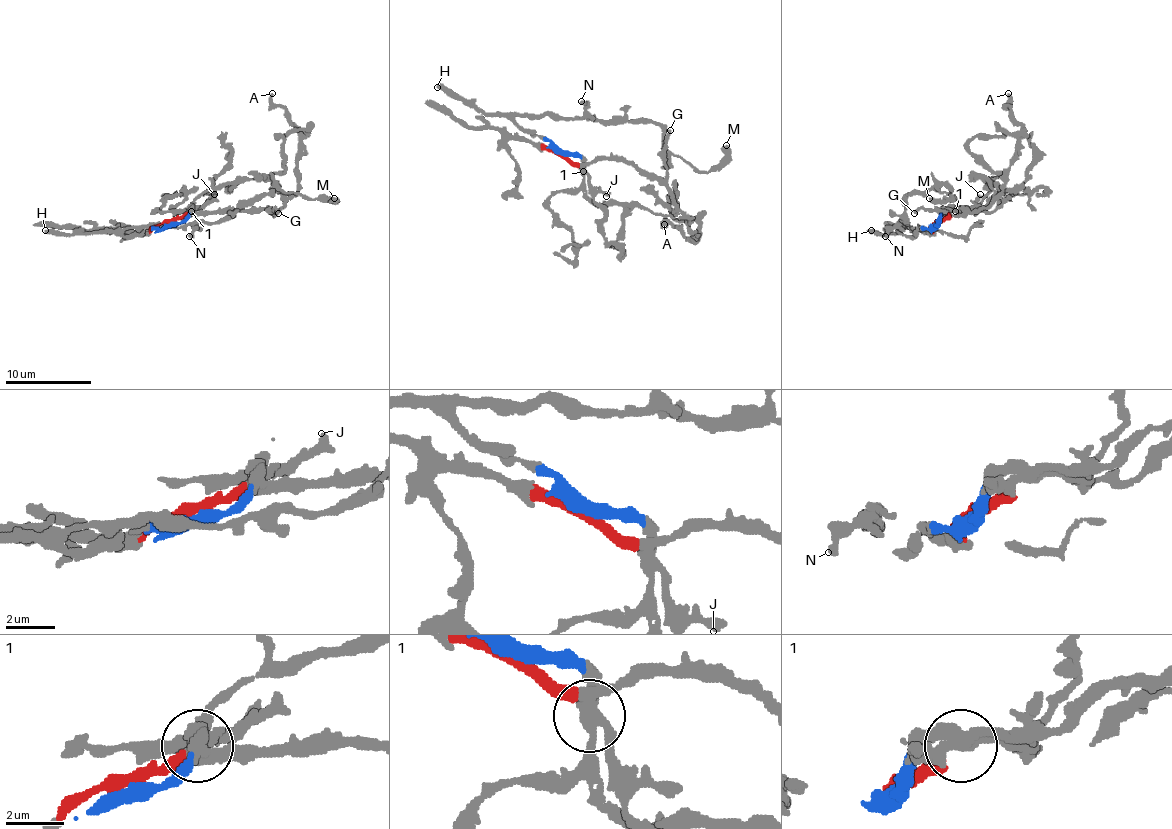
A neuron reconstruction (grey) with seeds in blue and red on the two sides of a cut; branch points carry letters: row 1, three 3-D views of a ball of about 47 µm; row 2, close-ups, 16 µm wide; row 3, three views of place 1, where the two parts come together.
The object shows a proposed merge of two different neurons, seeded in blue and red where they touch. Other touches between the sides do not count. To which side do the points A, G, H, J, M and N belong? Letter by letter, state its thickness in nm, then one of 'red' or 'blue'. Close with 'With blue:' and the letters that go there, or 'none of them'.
A: 320 nm | red
G: 260 nm | red
H: 400 nm | blue
J: 400 nm | red
M: 500 nm | blue
N: 340 nm | blue
With blue: H, M, N

